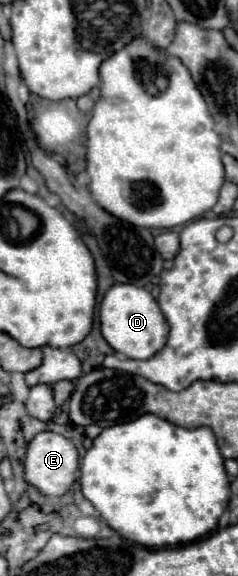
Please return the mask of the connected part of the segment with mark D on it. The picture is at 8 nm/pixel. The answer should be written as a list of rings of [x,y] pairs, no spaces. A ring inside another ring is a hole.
[[[114,284],[100,304],[100,330],[106,342],[130,360],[148,360],[158,354],[168,340],[168,322],[154,296],[134,284]]]

